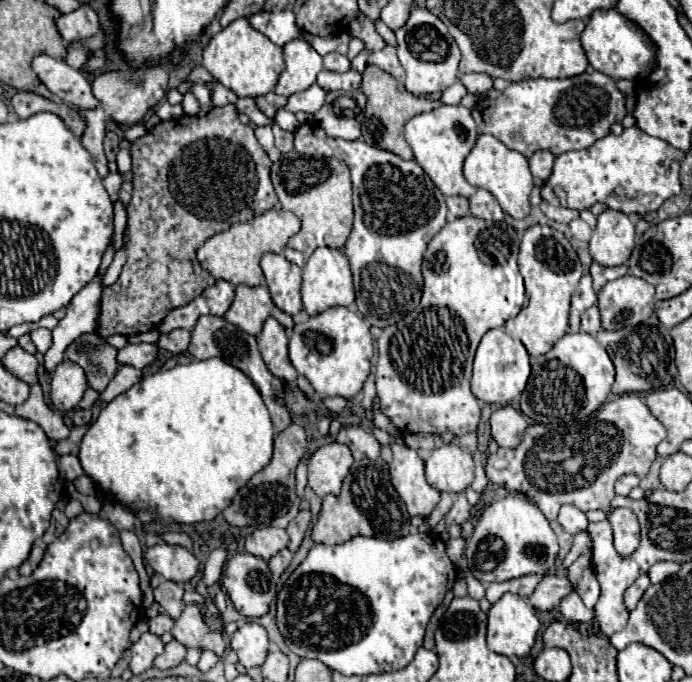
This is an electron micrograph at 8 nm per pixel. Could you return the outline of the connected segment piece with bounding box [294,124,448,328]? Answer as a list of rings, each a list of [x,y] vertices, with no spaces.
[[[300,124],[294,132],[294,148],[302,156],[328,156],[344,160],[352,174],[354,196],[358,198],[362,208],[354,208],[354,228],[344,246],[344,254],[350,260],[354,288],[356,288],[356,304],[360,314],[366,318],[370,326],[386,328],[402,320],[408,312],[412,312],[420,304],[422,296],[422,256],[432,240],[432,236],[446,224],[448,208],[444,202],[444,194],[436,188],[436,184],[426,176],[426,172],[418,166],[416,160],[402,160],[400,156],[368,146],[364,140],[342,140],[330,138],[318,124]]]

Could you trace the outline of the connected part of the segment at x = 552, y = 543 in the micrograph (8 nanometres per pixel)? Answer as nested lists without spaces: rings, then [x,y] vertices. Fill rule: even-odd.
[[[506,496],[484,508],[472,536],[466,542],[466,562],[480,582],[502,582],[526,574],[544,574],[554,566],[558,540],[540,508],[528,498]]]

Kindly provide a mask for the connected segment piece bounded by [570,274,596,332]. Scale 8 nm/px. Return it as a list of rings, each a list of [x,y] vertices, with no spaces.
[[[586,274],[582,276],[574,296],[572,296],[572,308],[570,308],[570,330],[578,332],[580,330],[580,316],[584,310],[594,306],[596,302],[596,292],[592,290],[592,278]]]

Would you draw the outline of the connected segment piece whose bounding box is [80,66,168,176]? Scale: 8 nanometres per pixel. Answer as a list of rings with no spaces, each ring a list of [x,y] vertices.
[[[150,66],[140,70],[126,70],[126,72],[100,72],[92,80],[94,98],[98,100],[98,108],[82,110],[80,116],[86,122],[86,130],[82,134],[82,144],[94,158],[94,166],[100,176],[108,176],[108,162],[104,156],[104,136],[106,124],[116,122],[118,126],[132,126],[142,122],[142,118],[164,98],[168,88],[168,72],[162,66]]]

